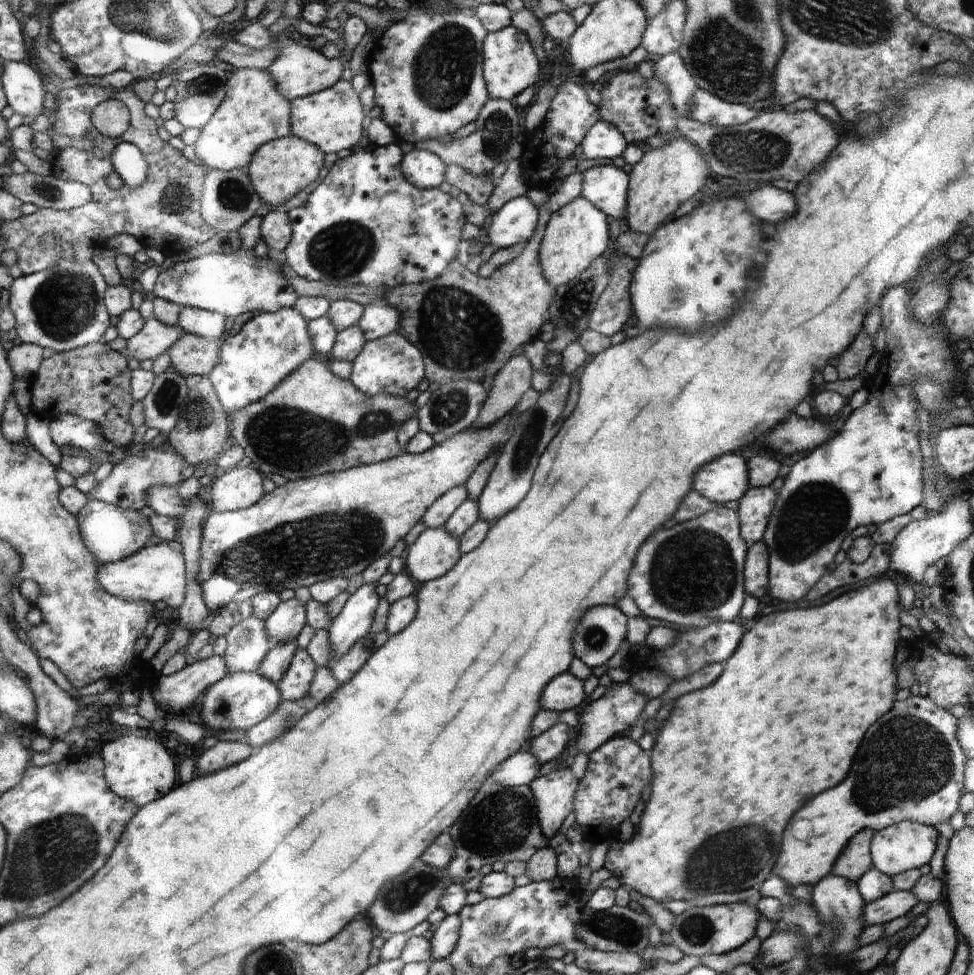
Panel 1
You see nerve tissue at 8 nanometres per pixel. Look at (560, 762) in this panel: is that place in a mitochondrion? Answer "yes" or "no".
no

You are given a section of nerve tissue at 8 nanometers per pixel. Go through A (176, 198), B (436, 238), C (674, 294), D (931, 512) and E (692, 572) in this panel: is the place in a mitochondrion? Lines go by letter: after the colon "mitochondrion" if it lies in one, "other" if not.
A: mitochondrion
B: other
C: mitochondrion
D: other
E: mitochondrion

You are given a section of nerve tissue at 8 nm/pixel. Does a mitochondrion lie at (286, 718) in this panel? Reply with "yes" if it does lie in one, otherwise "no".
yes

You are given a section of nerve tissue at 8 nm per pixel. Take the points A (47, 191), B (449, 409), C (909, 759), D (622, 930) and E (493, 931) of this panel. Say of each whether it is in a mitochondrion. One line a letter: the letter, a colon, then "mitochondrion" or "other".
A: mitochondrion
B: mitochondrion
C: mitochondrion
D: mitochondrion
E: mitochondrion

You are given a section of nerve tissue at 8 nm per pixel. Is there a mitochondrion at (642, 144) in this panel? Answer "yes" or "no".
no

